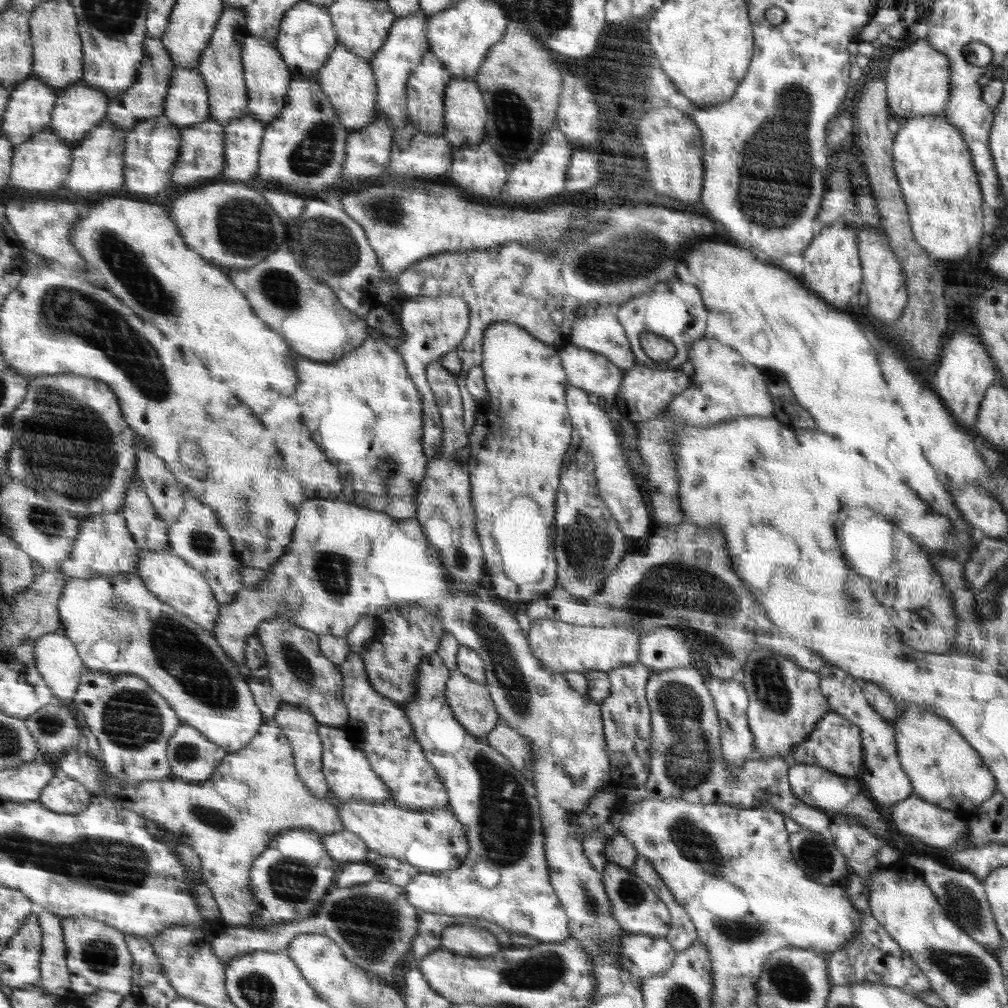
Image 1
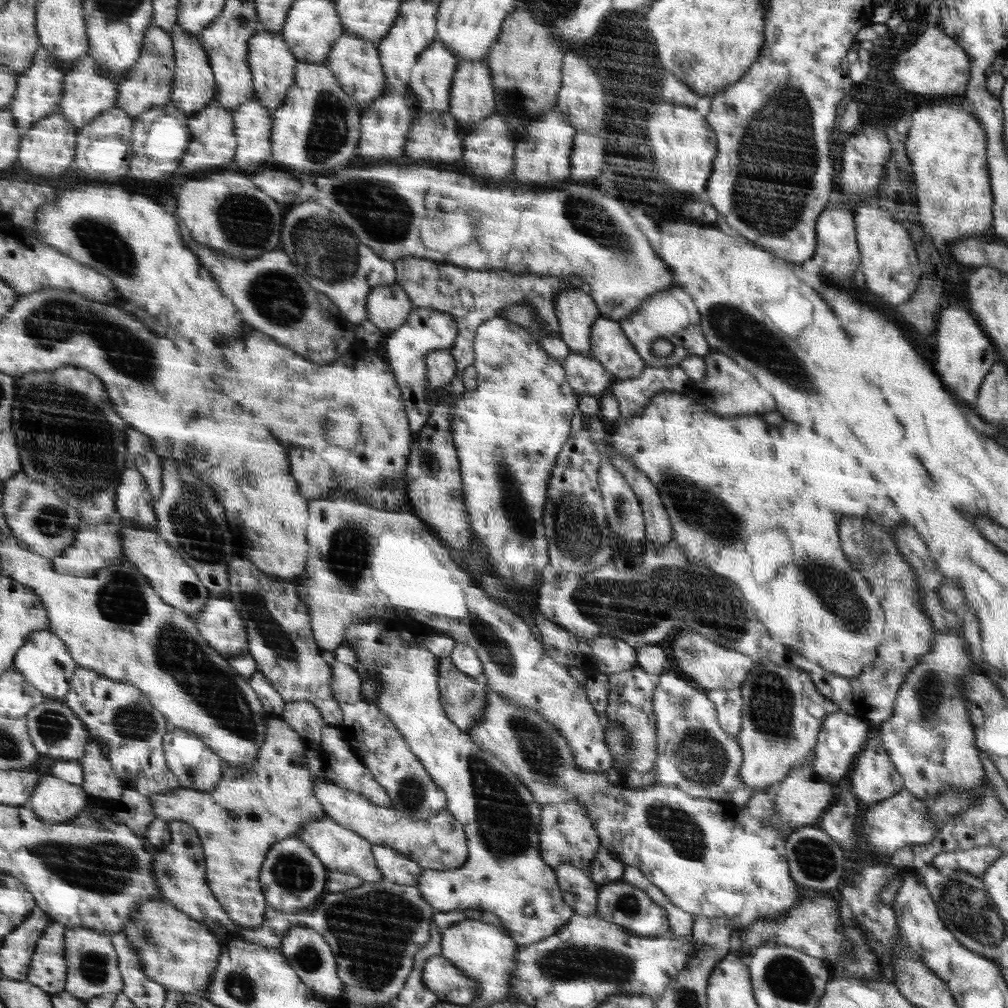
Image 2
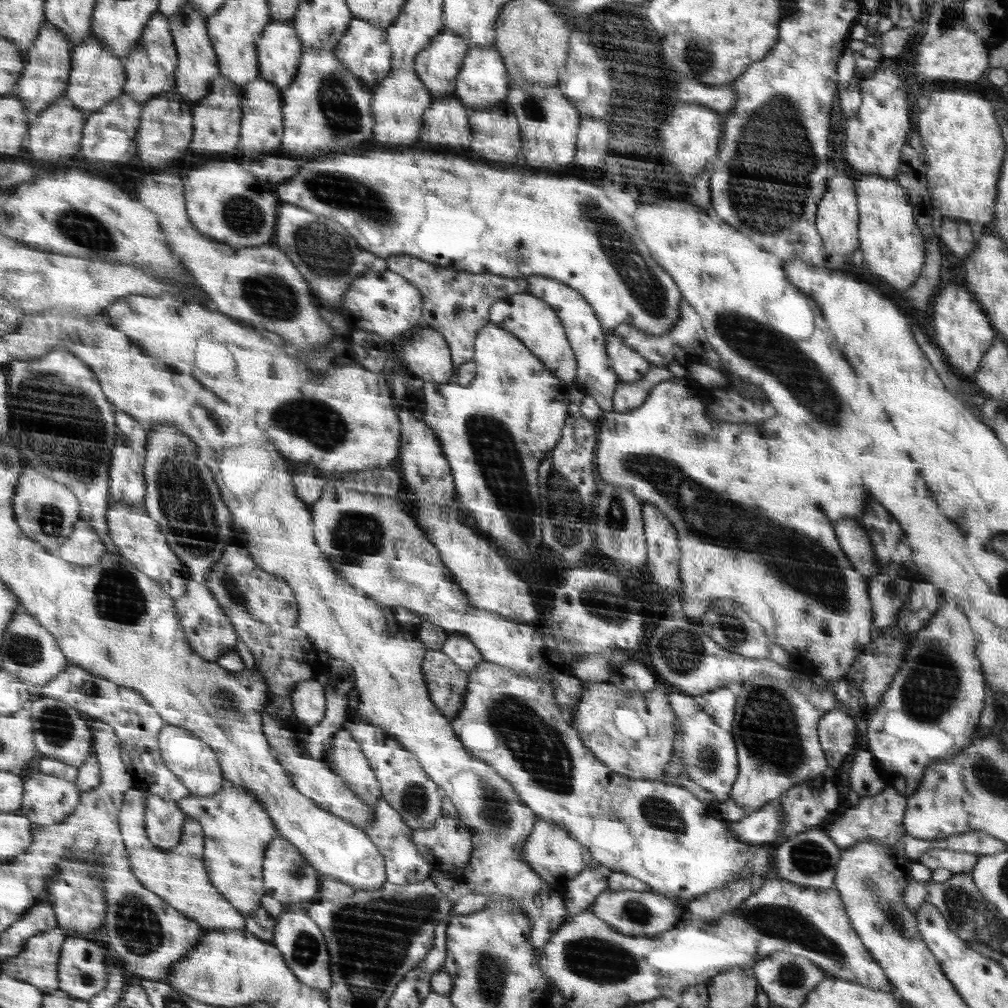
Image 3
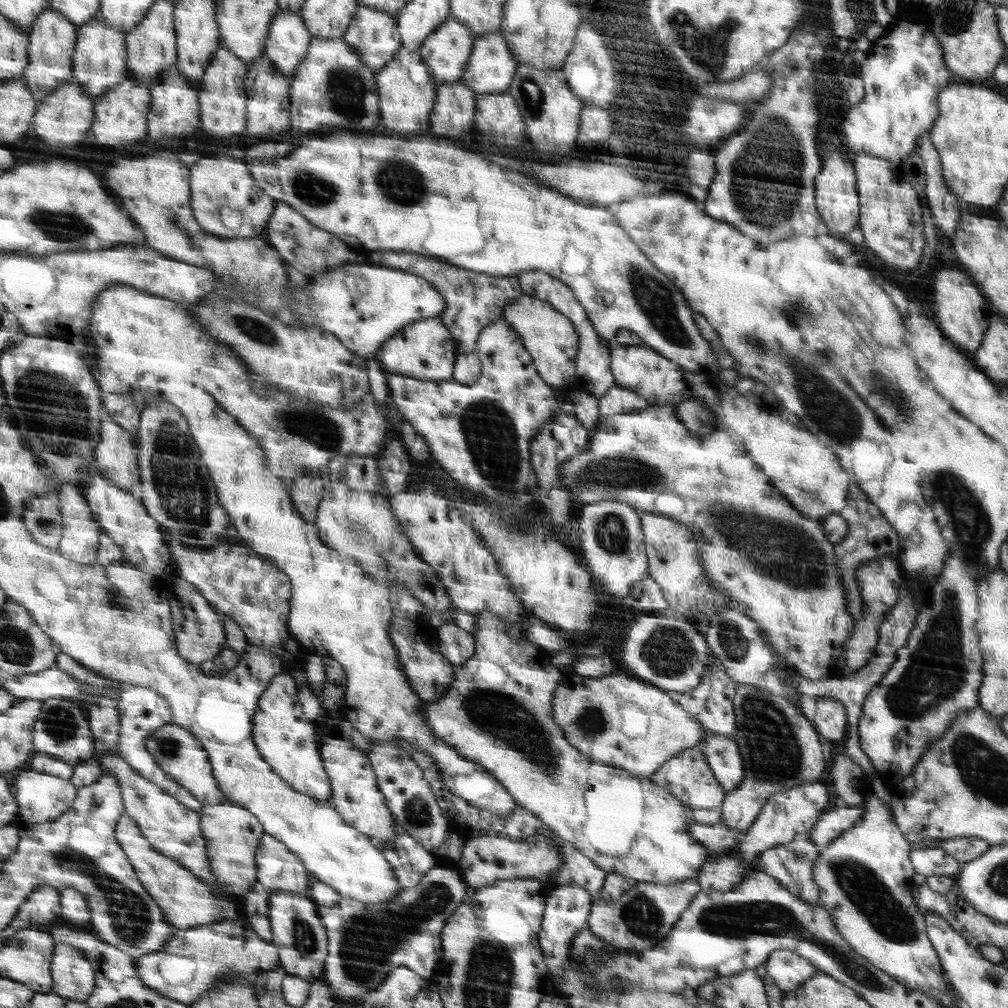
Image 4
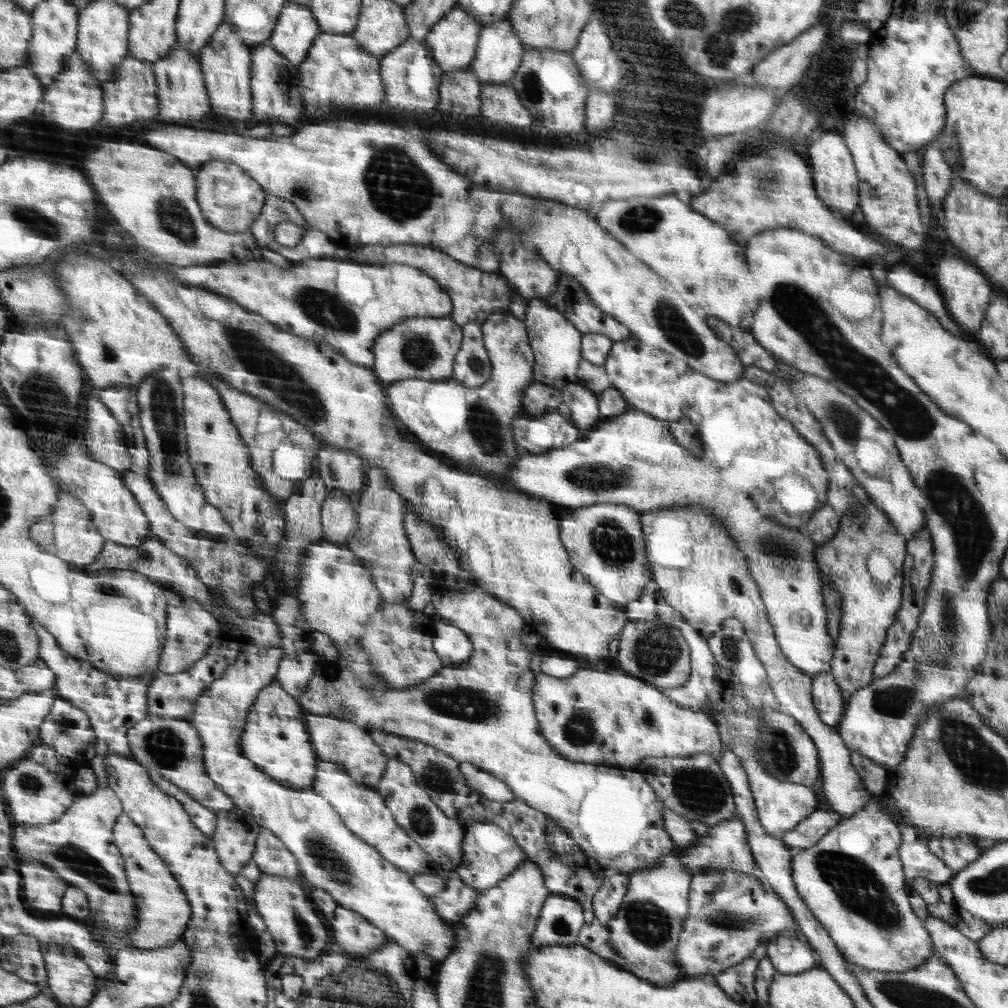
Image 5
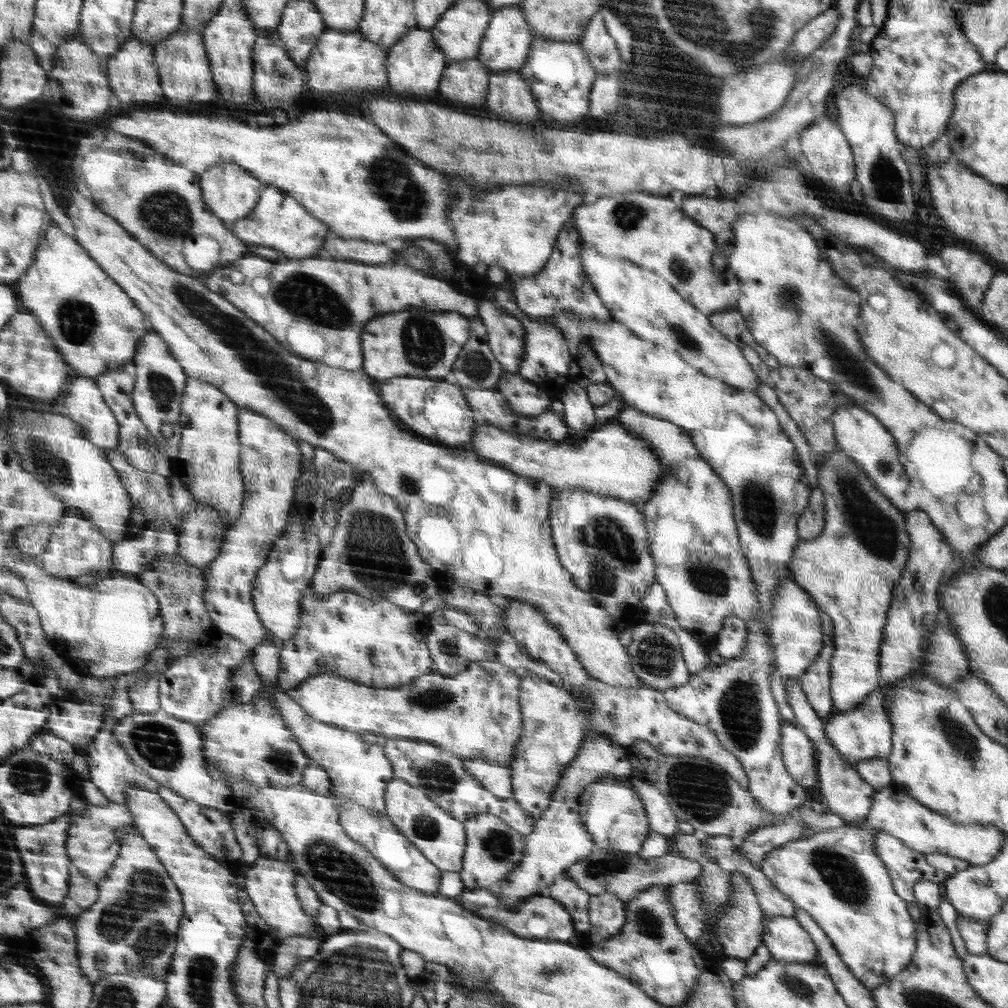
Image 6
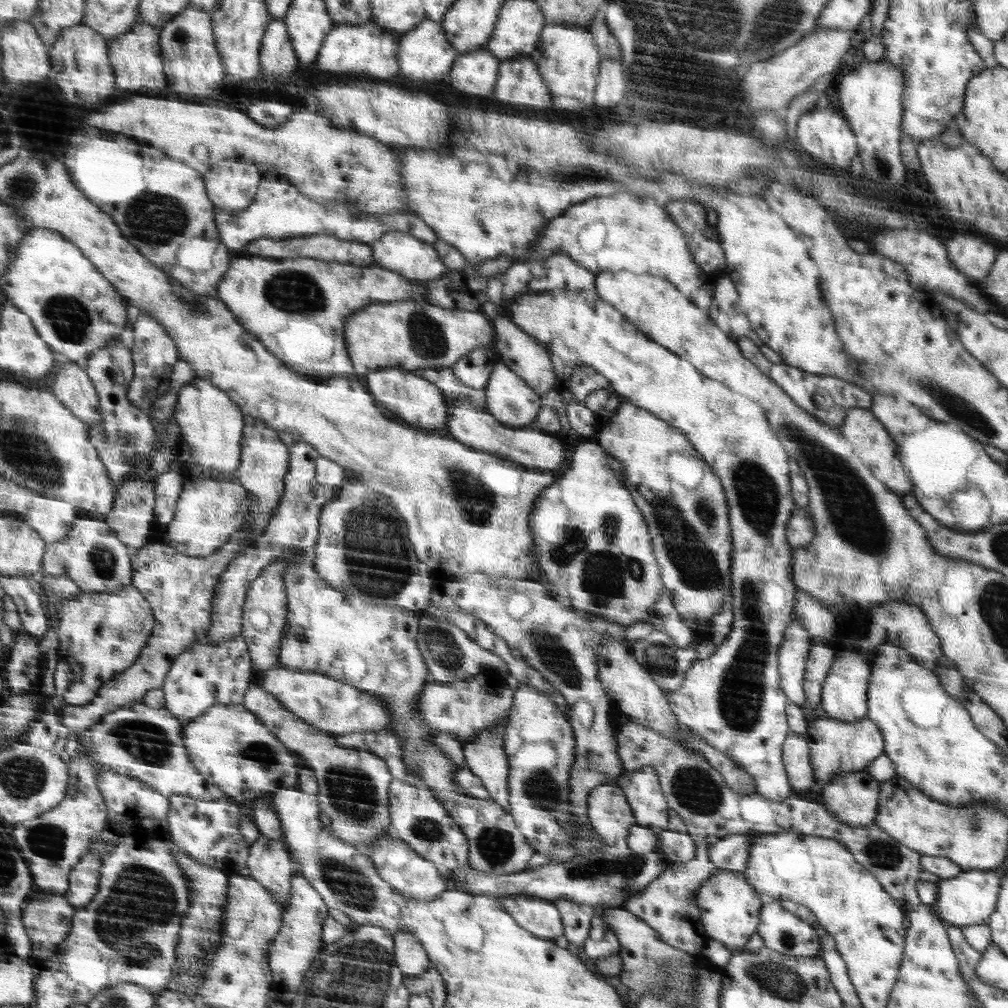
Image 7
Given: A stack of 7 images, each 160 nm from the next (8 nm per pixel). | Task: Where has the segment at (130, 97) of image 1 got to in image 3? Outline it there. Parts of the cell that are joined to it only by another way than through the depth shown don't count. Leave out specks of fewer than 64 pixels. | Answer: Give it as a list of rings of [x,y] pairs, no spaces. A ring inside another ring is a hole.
[[[158,12],[146,27],[138,48],[134,49],[134,52],[125,60],[129,76],[126,82],[125,93],[145,104],[159,94],[177,91],[179,61],[180,54],[173,35],[171,18],[162,12]]]

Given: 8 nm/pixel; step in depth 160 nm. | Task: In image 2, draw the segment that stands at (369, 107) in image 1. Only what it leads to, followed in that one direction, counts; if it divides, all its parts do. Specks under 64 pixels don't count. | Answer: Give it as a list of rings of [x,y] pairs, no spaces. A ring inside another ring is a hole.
[[[344,33],[344,36],[333,45],[332,52],[326,58],[326,64],[338,78],[338,84],[342,90],[352,95],[362,110],[386,91],[386,74],[383,70],[378,44]]]

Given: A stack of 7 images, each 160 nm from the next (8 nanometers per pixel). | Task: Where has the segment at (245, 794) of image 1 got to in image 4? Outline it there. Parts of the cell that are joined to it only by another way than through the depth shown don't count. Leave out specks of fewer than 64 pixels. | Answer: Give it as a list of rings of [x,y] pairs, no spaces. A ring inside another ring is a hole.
[[[232,800],[218,806],[205,805],[201,816],[203,831],[209,842],[214,874],[224,890],[228,890],[230,895],[237,896],[238,900],[242,901],[246,894],[254,890],[257,881],[256,854],[260,848],[261,838],[265,836],[265,830],[252,811]]]

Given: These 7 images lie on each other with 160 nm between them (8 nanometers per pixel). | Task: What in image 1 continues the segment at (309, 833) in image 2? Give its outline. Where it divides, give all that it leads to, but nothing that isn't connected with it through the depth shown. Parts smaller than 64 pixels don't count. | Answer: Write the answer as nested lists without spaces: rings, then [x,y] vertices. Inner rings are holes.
[[[340,830],[323,836],[325,849],[330,858],[342,862],[364,862],[367,858],[369,847],[357,834],[348,830]]]

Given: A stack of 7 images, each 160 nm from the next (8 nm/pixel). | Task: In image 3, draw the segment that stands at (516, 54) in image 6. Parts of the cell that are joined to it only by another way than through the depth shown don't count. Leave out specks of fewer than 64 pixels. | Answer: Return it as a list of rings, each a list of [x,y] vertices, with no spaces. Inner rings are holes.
[[[474,45],[470,56],[461,66],[461,74],[457,75],[457,86],[454,96],[470,110],[486,110],[496,104],[505,104],[508,97],[508,73],[502,54],[492,46]]]

